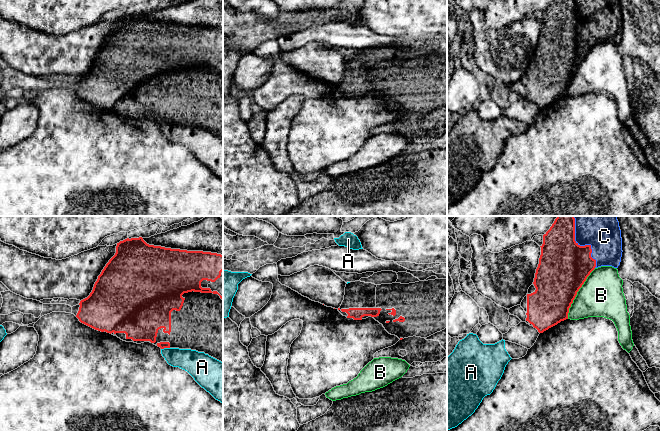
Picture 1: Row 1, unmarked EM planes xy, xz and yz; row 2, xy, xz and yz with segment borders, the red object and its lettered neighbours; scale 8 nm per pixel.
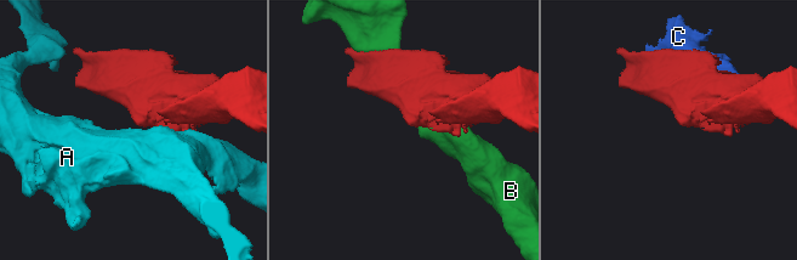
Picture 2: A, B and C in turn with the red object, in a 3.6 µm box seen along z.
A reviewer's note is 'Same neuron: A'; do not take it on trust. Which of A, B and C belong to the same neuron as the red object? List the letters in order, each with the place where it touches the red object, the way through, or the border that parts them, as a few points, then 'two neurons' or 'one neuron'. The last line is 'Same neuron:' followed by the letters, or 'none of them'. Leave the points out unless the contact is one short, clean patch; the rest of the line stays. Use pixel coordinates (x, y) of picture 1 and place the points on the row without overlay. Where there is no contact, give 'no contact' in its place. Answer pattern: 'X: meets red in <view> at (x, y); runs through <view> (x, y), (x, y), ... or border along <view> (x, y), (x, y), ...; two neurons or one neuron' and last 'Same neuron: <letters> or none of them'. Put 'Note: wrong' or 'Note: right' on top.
Note: wrong
A: meets red in xy at (165, 123); border along xy (169, 123), (161, 125); two neurons
B: meets red in yz at (576, 69); two neurons
C: meets red in yz at (585, 21); two neurons
Same neuron: none of them

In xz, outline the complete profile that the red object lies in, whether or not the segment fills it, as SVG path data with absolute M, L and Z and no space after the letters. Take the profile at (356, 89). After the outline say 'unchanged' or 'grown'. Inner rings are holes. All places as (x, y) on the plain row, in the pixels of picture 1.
M349 84L341 85L342 88L348 90L347 94L353 94L354 96L362 96L364 92L377 93L380 90L381 84Z | unchanged

